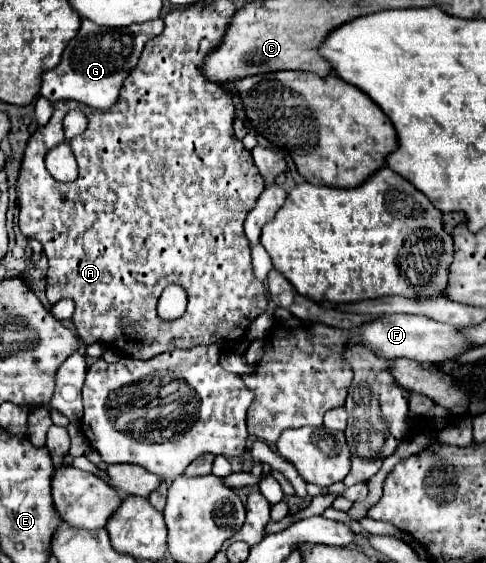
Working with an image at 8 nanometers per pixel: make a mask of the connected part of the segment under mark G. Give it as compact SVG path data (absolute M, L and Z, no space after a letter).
M83 19L79 33L69 41L67 49L63 51L61 63L43 75L41 95L49 103L73 99L95 111L109 111L117 103L123 81L127 79L131 69L135 69L145 43L151 37L159 35L161 31L163 31L163 19L147 21L141 25L135 23L131 27L121 29L101 27L95 25L93 21Z

